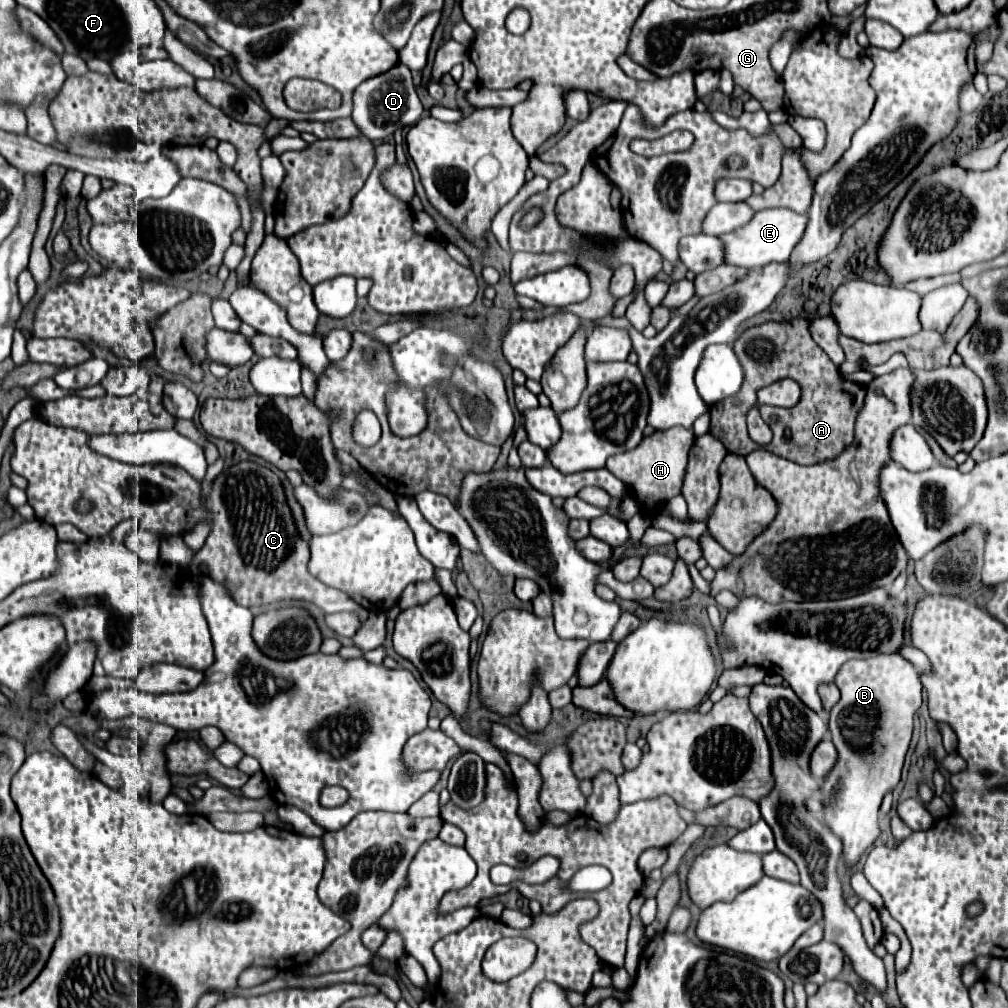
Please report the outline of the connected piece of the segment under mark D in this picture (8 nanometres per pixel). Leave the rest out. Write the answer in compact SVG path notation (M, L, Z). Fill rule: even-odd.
M402 63L394 65L392 69L388 69L378 77L364 81L362 85L358 85L354 93L352 121L356 123L356 127L360 127L360 133L364 133L372 141L392 135L398 127L414 125L420 119L420 115L422 115L422 103L416 95L412 73Z

